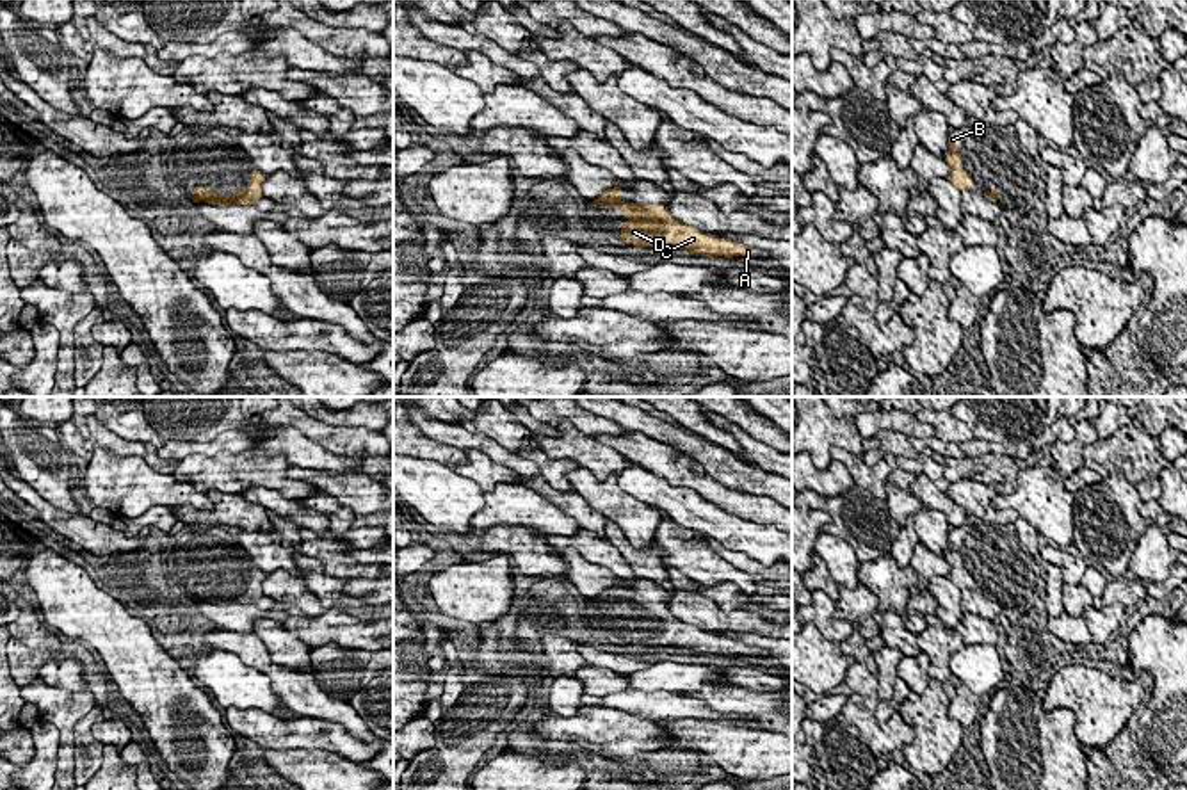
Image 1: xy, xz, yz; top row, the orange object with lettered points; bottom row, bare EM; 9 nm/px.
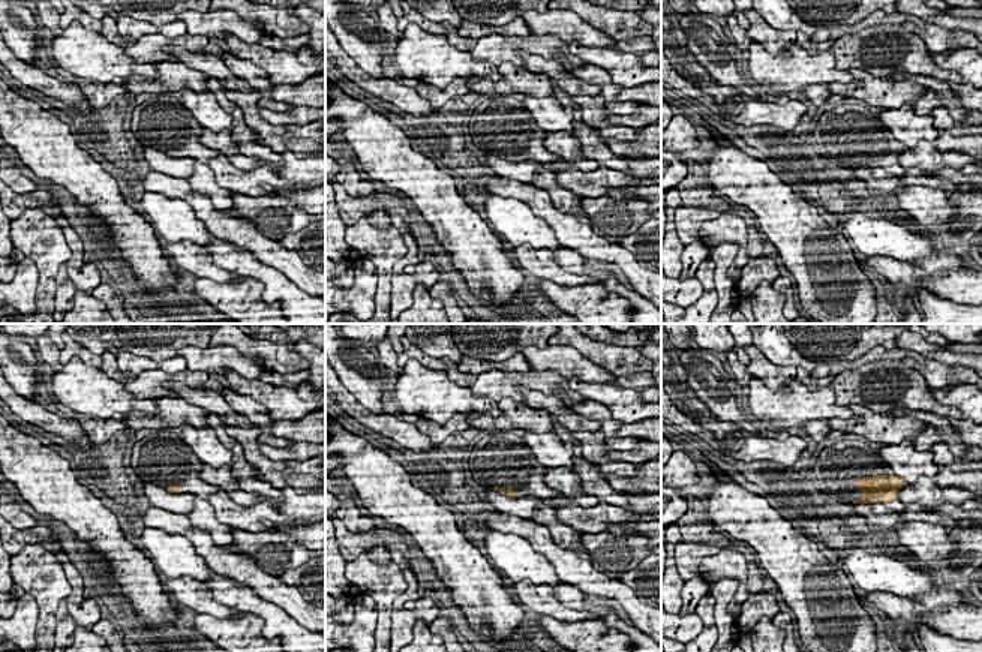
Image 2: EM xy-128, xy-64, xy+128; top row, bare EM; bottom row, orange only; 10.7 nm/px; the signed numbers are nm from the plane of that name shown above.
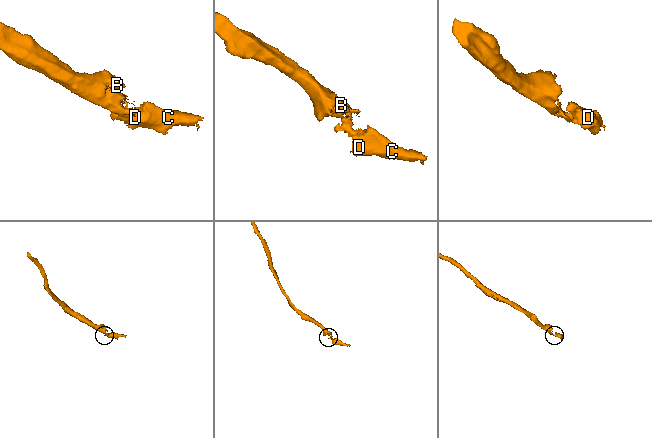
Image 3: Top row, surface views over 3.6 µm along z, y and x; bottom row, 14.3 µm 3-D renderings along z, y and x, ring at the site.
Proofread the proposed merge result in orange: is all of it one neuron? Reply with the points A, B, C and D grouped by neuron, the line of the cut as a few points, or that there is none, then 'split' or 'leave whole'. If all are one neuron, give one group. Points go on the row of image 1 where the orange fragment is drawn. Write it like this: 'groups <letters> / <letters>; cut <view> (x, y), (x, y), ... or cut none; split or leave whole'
groups A B C D; cut none; leave whole

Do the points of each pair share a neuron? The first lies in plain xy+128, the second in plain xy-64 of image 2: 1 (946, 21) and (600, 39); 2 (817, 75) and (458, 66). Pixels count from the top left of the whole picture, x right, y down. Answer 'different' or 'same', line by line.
1: different
2: same

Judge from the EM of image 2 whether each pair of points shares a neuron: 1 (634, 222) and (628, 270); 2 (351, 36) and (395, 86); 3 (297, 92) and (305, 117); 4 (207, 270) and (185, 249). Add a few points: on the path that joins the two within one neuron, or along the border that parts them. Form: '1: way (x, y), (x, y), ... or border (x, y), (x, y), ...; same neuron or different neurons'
1: border (591, 222), (598, 234), (619, 243); different neurons
2: border (354, 60), (374, 77), (389, 77), (392, 74); different neurons
3: border (296, 105), (309, 107); different neurons
4: way (201, 266), (191, 255); same neuron

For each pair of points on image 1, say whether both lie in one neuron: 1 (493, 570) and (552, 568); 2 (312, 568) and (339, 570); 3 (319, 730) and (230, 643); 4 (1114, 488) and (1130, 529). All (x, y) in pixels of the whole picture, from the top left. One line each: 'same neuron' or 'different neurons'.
1: different neurons
2: different neurons
3: different neurons
4: same neuron

